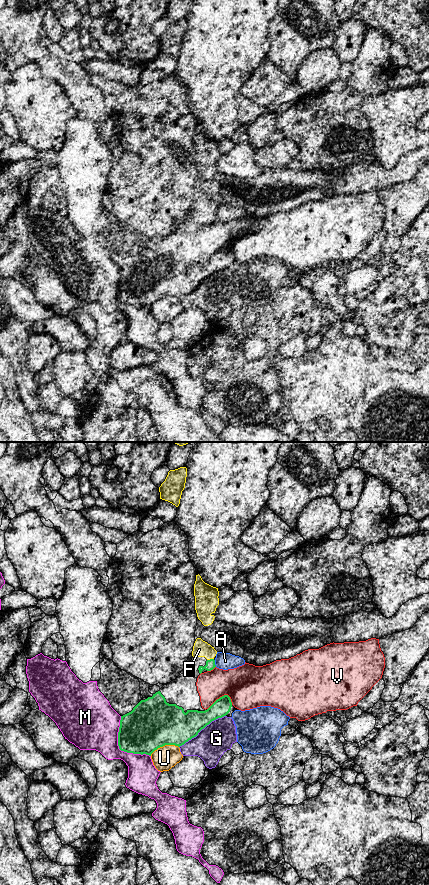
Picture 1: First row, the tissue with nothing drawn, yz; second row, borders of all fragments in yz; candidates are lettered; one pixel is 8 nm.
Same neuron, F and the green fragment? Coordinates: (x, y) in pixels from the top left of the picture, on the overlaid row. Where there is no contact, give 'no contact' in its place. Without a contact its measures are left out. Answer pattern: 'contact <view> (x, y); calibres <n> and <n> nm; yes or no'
contact yz (210, 659); calibres 80 and 130 nm; yes

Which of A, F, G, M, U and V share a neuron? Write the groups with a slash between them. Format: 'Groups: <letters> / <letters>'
Groups: A / F / G / M / U / V

